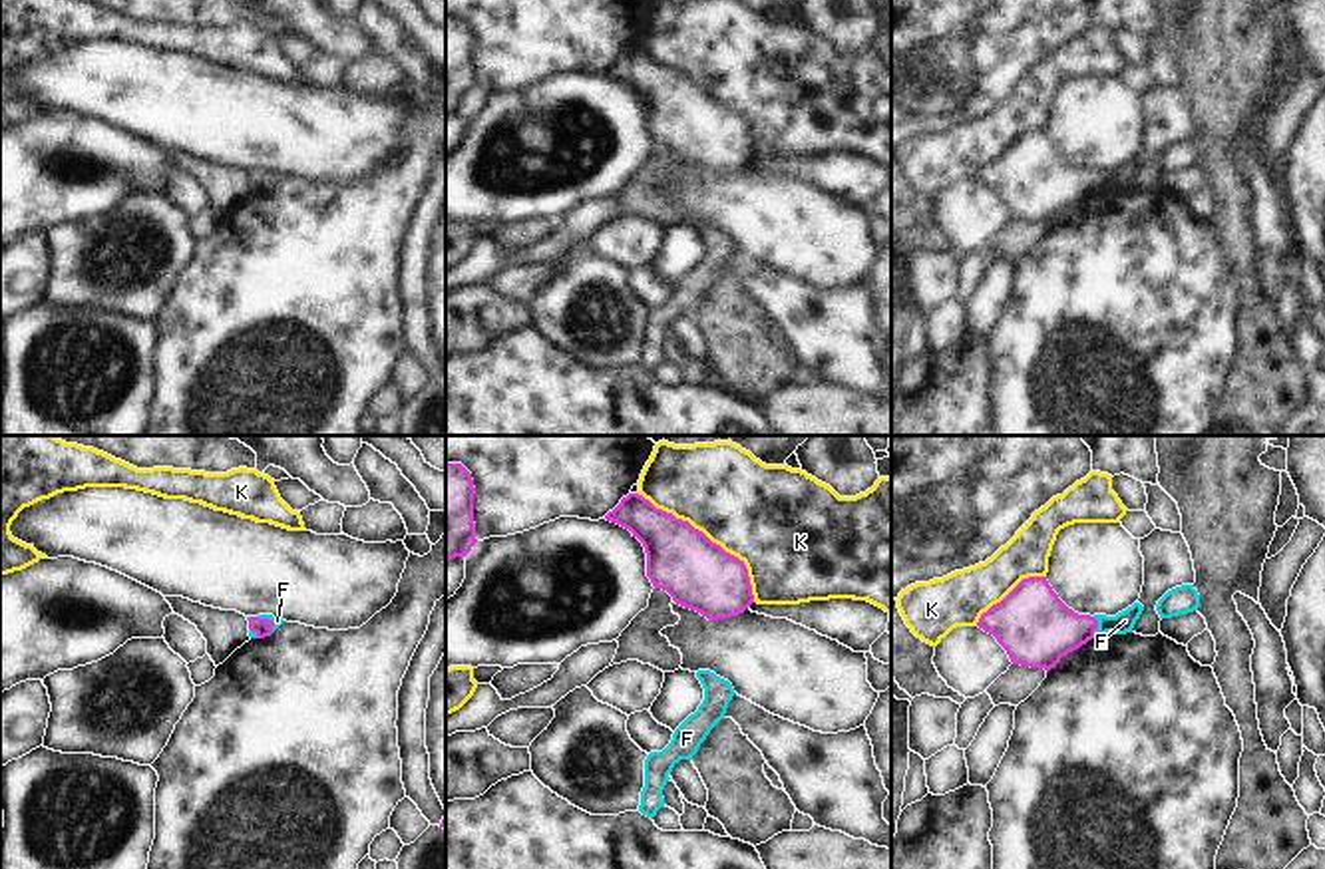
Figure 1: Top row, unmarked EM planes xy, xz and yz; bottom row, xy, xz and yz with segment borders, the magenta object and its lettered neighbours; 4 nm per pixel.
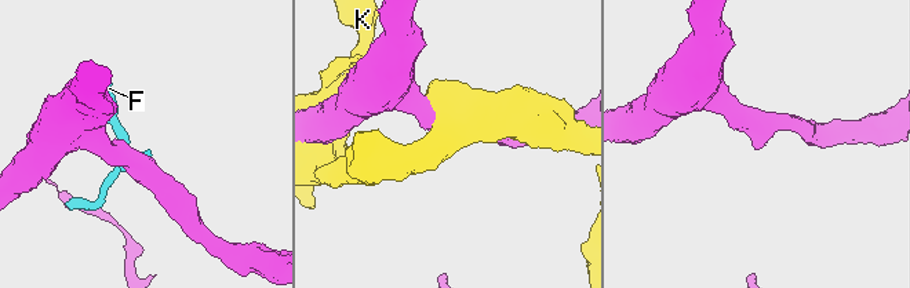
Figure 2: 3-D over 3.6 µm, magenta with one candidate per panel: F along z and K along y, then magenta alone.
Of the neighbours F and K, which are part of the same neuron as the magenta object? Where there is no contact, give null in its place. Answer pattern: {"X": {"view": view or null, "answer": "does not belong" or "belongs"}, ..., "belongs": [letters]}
{"F": {"view": "yz", "answer": "belongs"}, "K": {"view": "xz", "answer": "does not belong"}, "belongs": ["F"]}

